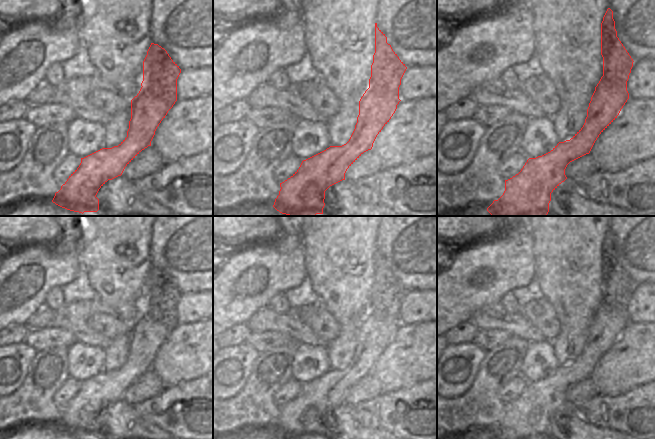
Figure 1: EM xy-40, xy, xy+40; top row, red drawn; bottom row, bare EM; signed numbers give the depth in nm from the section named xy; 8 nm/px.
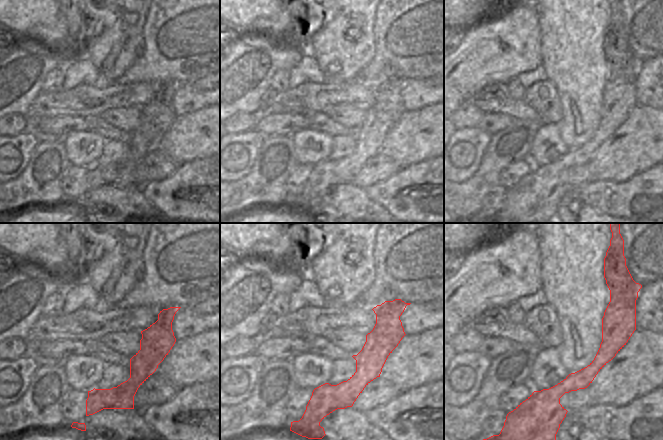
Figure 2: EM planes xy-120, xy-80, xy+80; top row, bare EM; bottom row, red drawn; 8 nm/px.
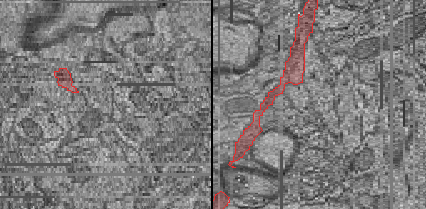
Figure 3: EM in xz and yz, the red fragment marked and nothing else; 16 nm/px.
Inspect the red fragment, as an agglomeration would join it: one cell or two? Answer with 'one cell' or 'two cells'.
two cells

